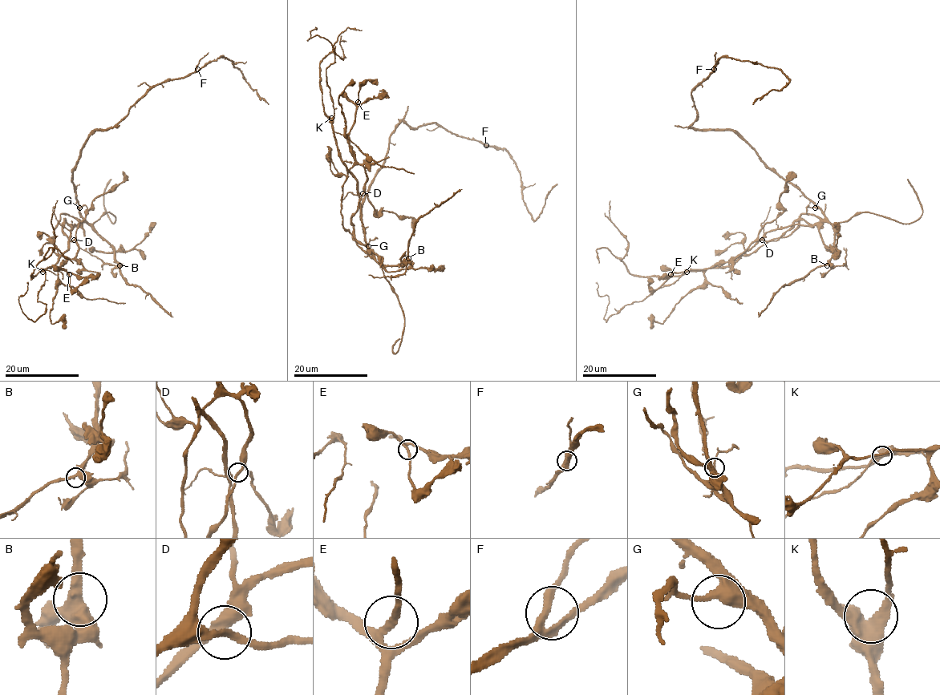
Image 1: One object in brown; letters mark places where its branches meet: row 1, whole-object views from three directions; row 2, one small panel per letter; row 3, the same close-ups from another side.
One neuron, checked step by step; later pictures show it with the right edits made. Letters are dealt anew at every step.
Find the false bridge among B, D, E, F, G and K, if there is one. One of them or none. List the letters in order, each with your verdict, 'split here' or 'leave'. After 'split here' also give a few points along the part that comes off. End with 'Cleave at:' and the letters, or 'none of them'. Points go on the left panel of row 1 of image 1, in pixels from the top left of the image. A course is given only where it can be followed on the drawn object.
B: leave
D: leave
E: leave
F: leave
G: leave
K: leave
Cleave at: none of them

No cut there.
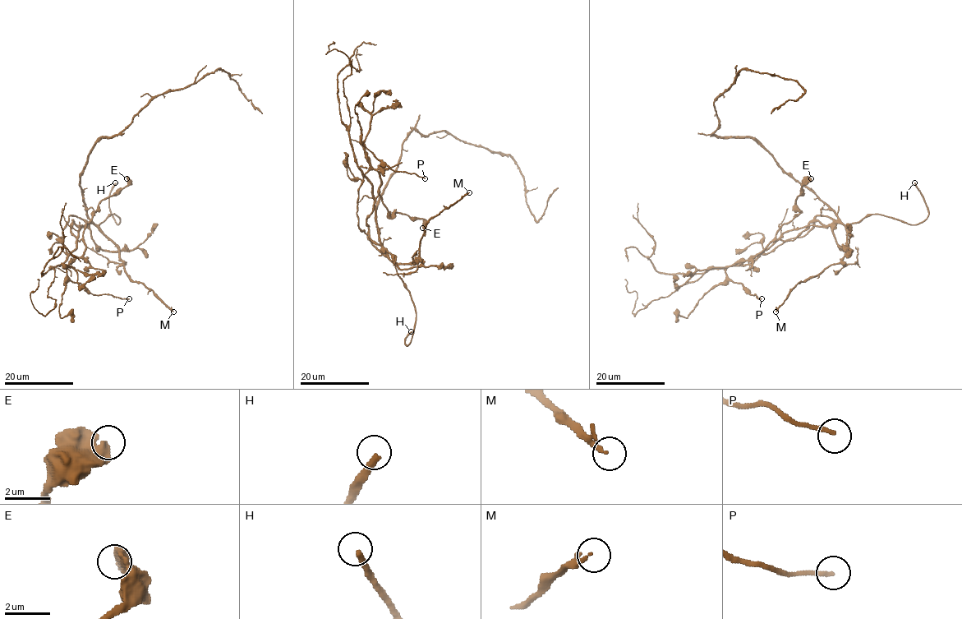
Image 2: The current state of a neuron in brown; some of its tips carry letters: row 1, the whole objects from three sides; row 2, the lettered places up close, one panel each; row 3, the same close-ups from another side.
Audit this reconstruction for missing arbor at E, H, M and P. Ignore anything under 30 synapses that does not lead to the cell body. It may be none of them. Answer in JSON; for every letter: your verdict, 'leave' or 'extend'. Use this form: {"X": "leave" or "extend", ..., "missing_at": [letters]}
{"E": "leave", "H": "extend", "M": "leave", "P": "leave", "missing_at": ["H"]}

